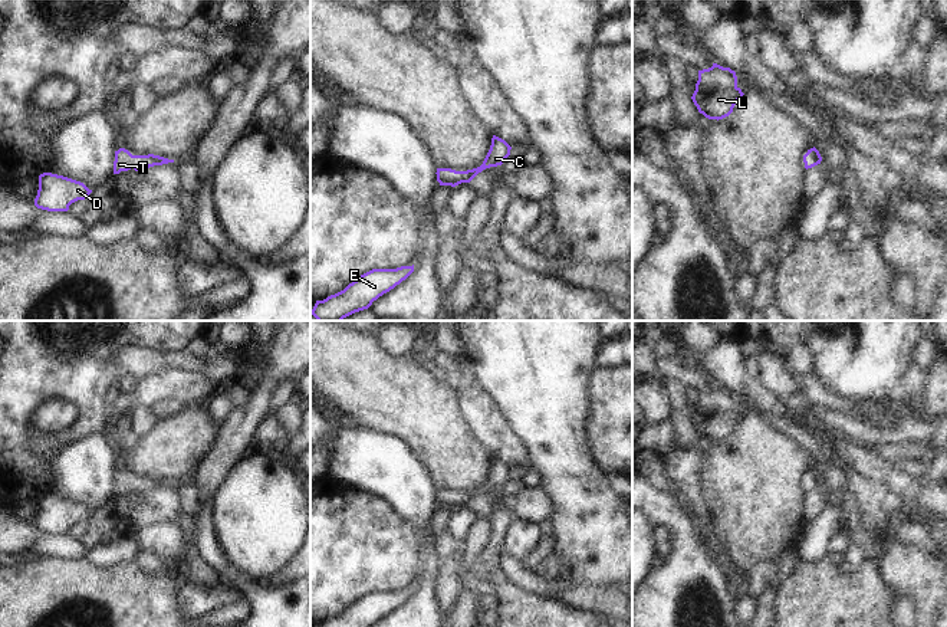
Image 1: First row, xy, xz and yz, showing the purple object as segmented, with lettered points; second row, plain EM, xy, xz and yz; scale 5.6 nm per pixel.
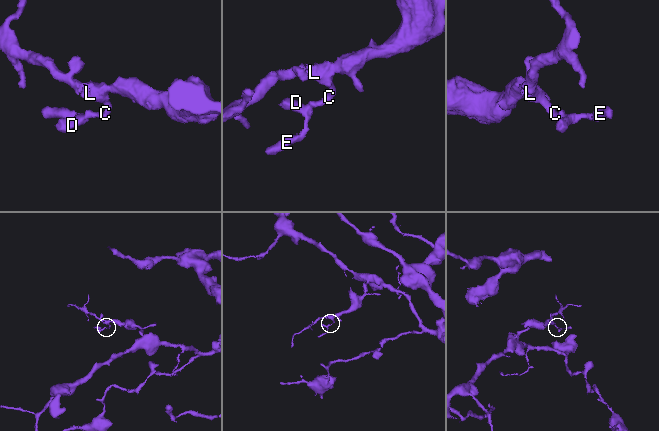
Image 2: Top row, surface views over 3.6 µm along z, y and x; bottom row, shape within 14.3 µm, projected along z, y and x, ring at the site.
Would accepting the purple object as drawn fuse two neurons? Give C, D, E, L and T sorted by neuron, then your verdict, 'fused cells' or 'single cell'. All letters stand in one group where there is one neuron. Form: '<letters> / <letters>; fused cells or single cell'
C D E L T; single cell

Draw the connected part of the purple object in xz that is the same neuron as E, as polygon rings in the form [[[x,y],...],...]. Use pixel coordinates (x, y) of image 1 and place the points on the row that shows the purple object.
[[[412,266],[397,269],[372,269],[349,283],[343,290],[316,301],[312,315],[318,321],[342,321],[368,309],[374,301],[394,289],[414,272]]]

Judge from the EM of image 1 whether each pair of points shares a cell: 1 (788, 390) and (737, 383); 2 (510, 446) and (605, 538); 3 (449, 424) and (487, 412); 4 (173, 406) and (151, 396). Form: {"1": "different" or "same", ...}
{"1": "different", "2": "different", "3": "different", "4": "different"}

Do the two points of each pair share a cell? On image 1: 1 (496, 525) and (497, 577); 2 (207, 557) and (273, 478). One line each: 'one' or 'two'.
1: two
2: two

